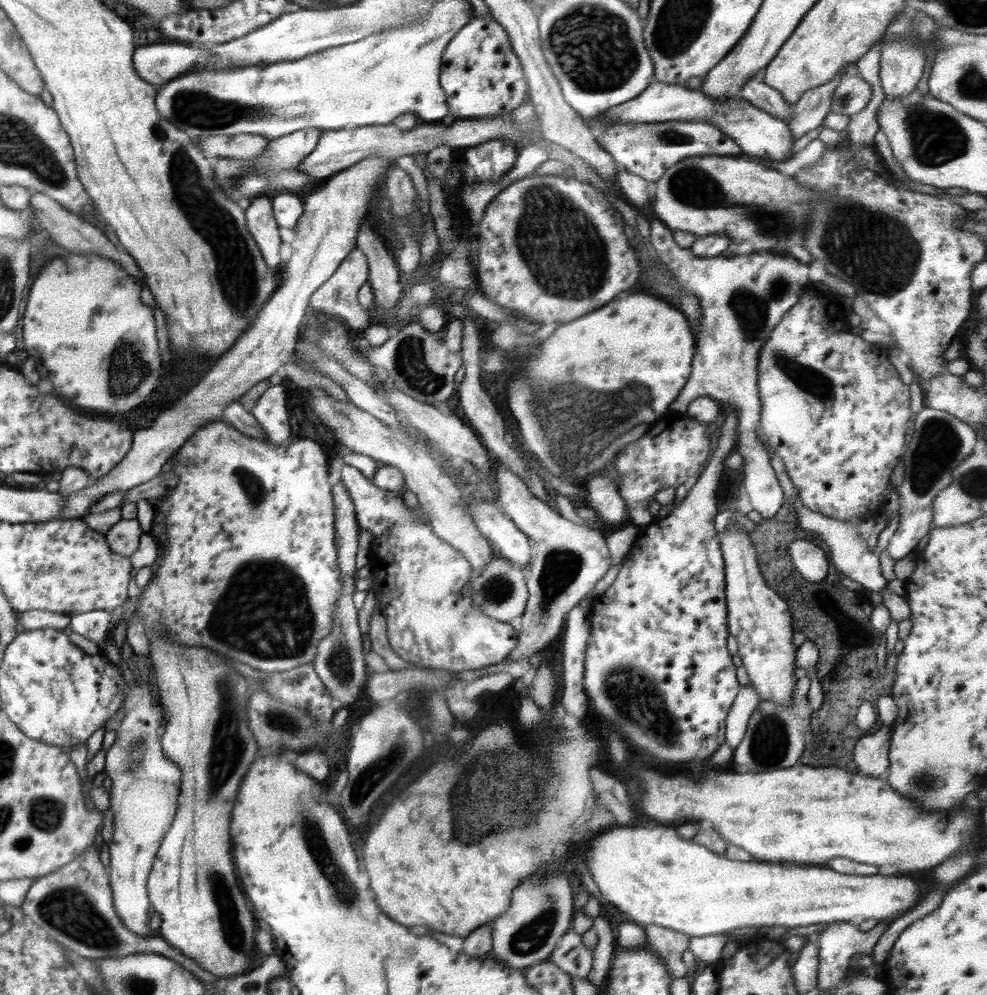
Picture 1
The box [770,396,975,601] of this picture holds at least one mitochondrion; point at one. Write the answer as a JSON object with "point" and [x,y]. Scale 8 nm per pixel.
{"point":[937,446]}

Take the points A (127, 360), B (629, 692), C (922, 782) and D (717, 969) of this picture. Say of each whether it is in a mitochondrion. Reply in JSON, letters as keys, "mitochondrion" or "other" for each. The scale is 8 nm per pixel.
{"A":"mitochondrion","B":"mitochondrion","C":"mitochondrion","D":"other"}

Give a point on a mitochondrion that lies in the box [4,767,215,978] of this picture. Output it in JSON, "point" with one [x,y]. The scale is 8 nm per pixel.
{"point":[69,911]}

